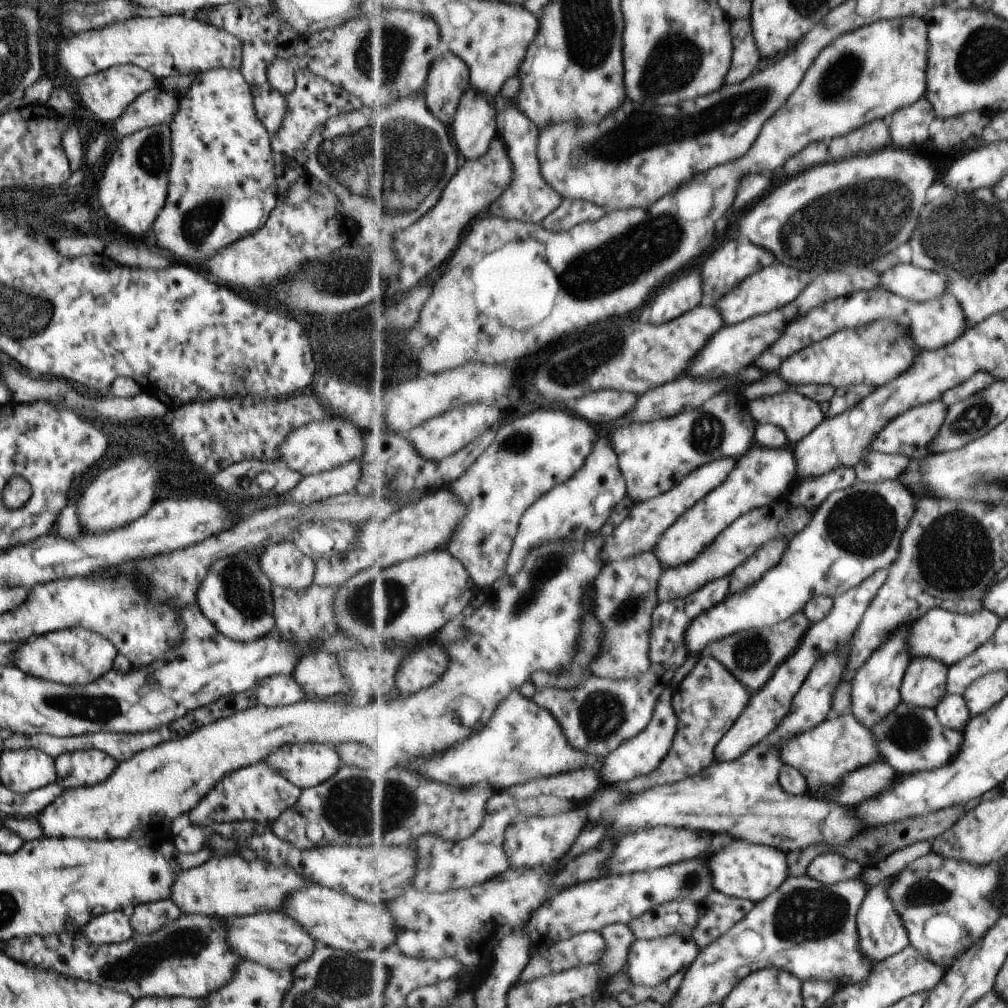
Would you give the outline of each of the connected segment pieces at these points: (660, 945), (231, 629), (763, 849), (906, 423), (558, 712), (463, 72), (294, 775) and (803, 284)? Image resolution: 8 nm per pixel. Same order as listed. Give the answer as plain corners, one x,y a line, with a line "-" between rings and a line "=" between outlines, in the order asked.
676,934
656,939
636,939
628,954
627,977
631,985
641,988
654,988
673,975
687,971
700,957
698,942
692,936
=
241,551
217,560
196,590
195,599
203,616
217,632
238,643
251,643
274,631
272,585
259,568
258,556
=
733,838
724,849
705,860
715,889
732,897
749,899
753,904
772,895
789,877
787,853
777,847
750,843
743,839
=
937,399
936,401
912,408
892,420
874,439
871,452
877,451
885,454
904,454
910,459
921,456
922,453
927,453
929,450
929,444
933,442
933,438
937,436
939,428
943,426
943,422
947,420
947,412
949,406
947,406
944,400
=
730,576
710,582
699,592
692,594
691,597
661,602
654,613
654,623
652,624
652,642
650,643
650,659
652,665
648,673
645,673
642,677
619,680
594,676
587,680
587,682
584,682
582,686
577,685
574,689
562,689
559,687
537,688
533,699
539,706
545,706
547,710
553,710
552,713
563,727
568,741
570,743
573,742
572,745
574,747
587,751
589,754
606,757
648,728
655,716
656,706
660,700
660,696
663,694
663,690
667,688
667,684
671,684
671,680
673,680
673,676
675,676
675,670
679,670
690,655
690,650
686,643
688,628
699,615
721,604
729,594
=
445,51
428,74
424,98
429,110
446,125
452,124
465,93
470,89
471,70
453,51
=
319,743
280,746
263,762
298,789
321,784
332,777
341,765
336,750
=
775,264
764,268
751,277
747,277
731,293
726,294
719,302
717,308
724,316
727,325
739,324
757,315
764,315
771,311
779,310
789,302
793,302
811,285
811,276
807,272
801,272
797,268
789,268
783,264

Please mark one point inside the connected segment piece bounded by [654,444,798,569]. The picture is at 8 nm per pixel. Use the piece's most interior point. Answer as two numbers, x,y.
764,475

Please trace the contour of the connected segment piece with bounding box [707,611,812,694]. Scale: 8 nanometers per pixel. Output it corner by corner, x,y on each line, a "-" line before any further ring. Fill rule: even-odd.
801,611
775,626
743,631
741,634
712,642
707,648
707,655
725,664
725,668
733,670
733,674
741,678
740,681
748,687
751,694
755,694
772,679
775,671
799,648
811,625
812,622
804,611

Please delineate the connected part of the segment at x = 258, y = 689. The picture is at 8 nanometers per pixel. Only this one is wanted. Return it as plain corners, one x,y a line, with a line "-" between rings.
273,675
254,686
256,702
266,707
290,705
305,699
301,686
291,675

